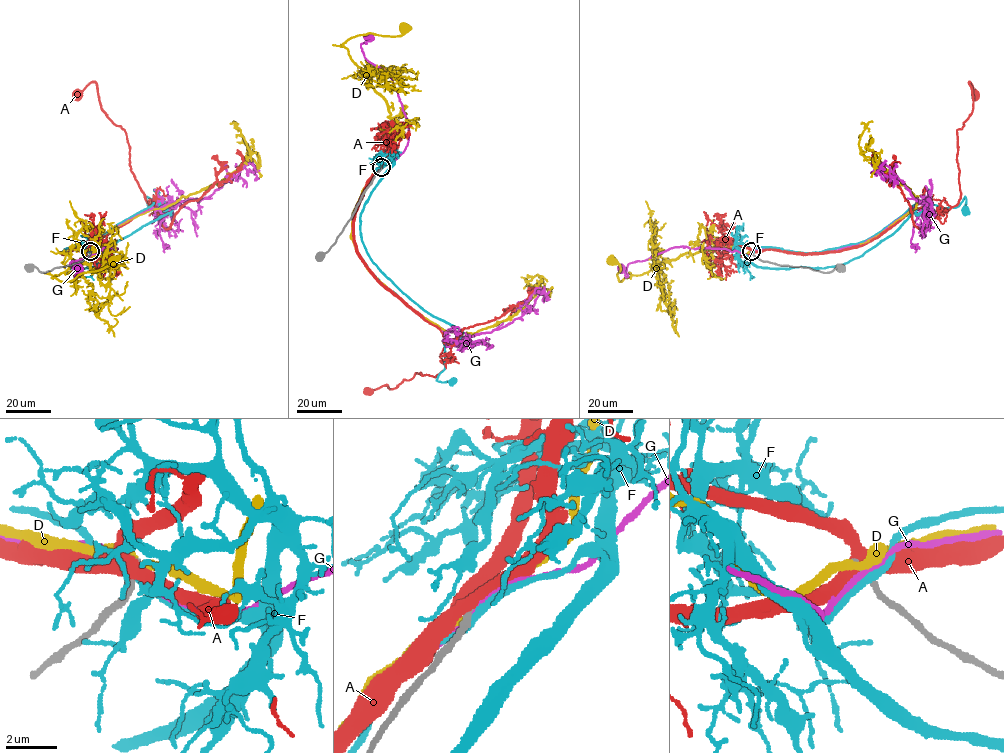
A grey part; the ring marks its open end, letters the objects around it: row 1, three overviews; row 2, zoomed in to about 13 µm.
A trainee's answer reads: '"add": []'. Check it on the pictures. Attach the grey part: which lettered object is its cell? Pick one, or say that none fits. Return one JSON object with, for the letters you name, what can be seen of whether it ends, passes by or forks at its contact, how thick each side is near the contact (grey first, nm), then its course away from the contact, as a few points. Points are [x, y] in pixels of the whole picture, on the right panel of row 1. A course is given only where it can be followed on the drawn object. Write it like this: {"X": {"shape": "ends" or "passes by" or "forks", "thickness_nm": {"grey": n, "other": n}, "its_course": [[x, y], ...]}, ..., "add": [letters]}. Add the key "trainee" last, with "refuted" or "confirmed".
{"add": [], "trainee": "confirmed"}

